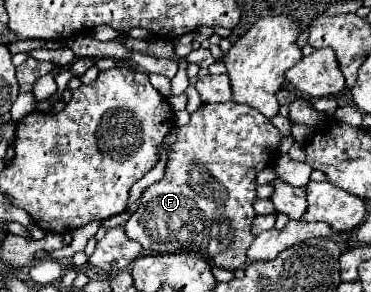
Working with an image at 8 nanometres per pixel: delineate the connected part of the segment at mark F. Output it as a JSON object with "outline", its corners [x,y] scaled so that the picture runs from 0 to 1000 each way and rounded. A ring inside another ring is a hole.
{"outline":[[[631,346],[544,360],[528,387],[518,387],[512,421],[480,442],[480,476],[464,497],[447,572],[447,606],[383,661],[383,702],[340,764],[340,812],[431,873],[507,866],[615,928],[647,921],[663,901],[663,860],[685,825],[674,791],[679,750],[690,743],[679,709],[690,682],[685,613],[690,592],[722,572],[722,558],[749,531],[744,497],[755,497],[755,455],[701,380]]]}

